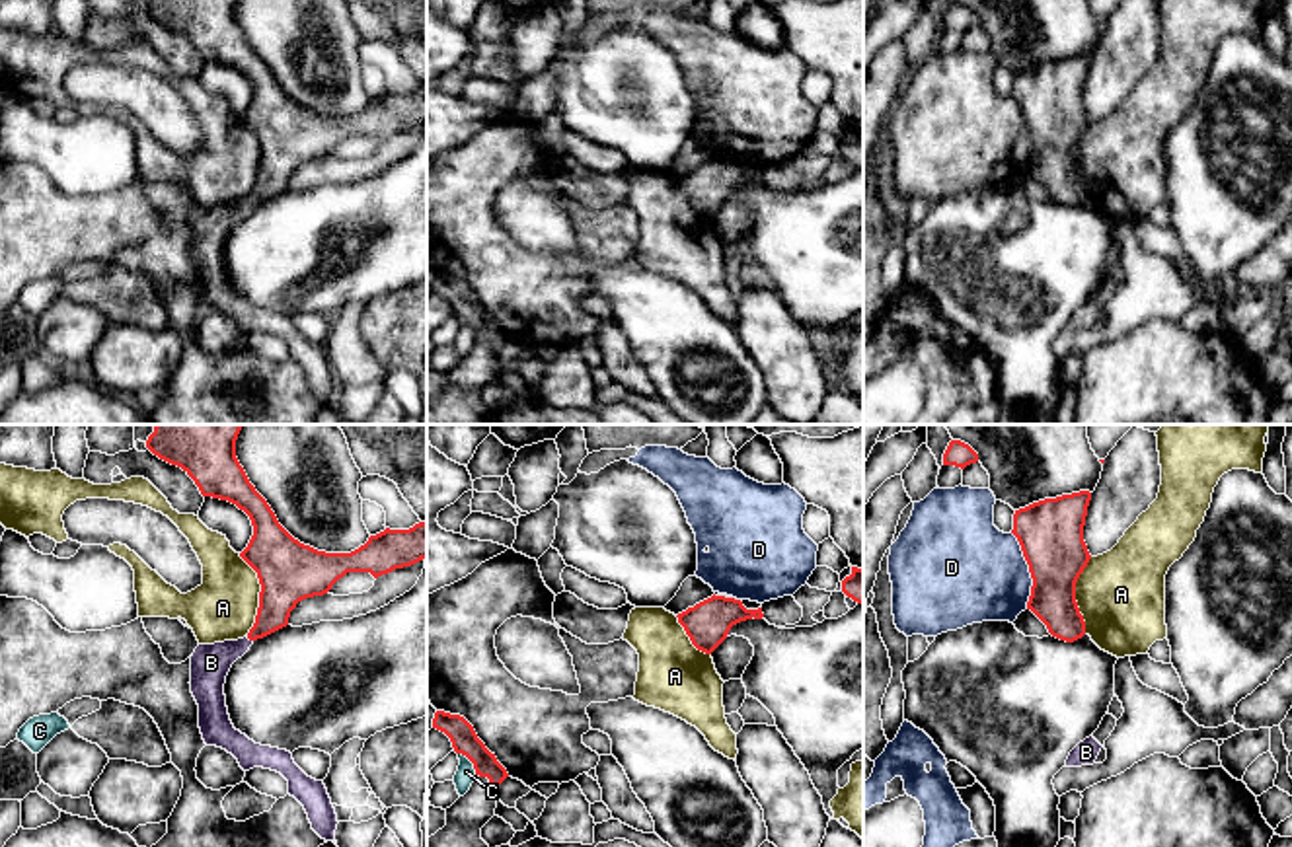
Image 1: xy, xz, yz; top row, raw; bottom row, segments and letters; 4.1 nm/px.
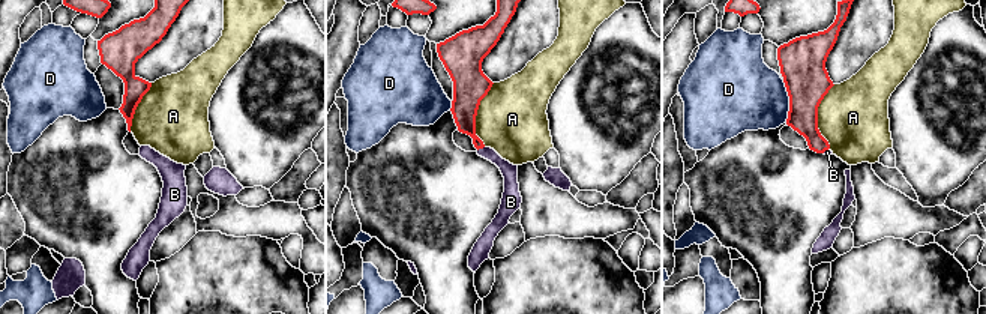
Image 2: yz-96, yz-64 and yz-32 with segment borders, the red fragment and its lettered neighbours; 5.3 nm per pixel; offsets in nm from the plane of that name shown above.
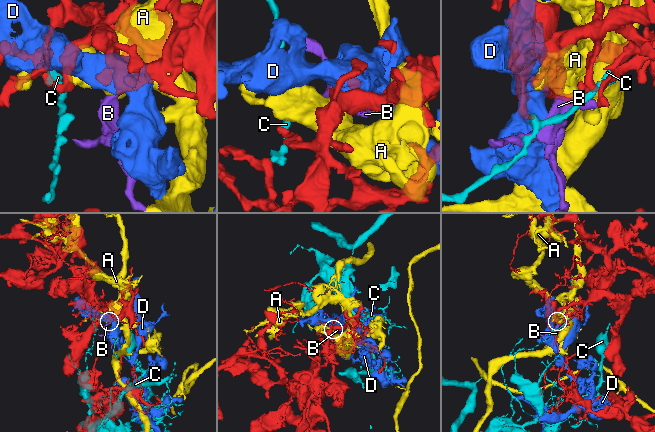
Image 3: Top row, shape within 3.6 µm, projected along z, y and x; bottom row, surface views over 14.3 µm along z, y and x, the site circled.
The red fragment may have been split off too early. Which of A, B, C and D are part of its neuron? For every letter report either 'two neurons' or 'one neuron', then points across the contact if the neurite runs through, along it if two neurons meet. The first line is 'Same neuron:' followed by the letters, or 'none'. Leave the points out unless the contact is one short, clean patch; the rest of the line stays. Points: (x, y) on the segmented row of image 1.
Same neuron: B
A: two neurons
B: one neuron; way xy (281, 589), (273, 614), (250, 639), (211, 662)
C: two neurons
D: two neurons

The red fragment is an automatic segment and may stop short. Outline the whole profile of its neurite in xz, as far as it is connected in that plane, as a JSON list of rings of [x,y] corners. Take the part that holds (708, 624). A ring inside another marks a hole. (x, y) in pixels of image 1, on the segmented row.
[[[713,594],[676,617],[692,644],[711,654],[727,639],[733,625],[752,617],[762,619],[764,613],[762,608],[746,609],[741,600]]]

